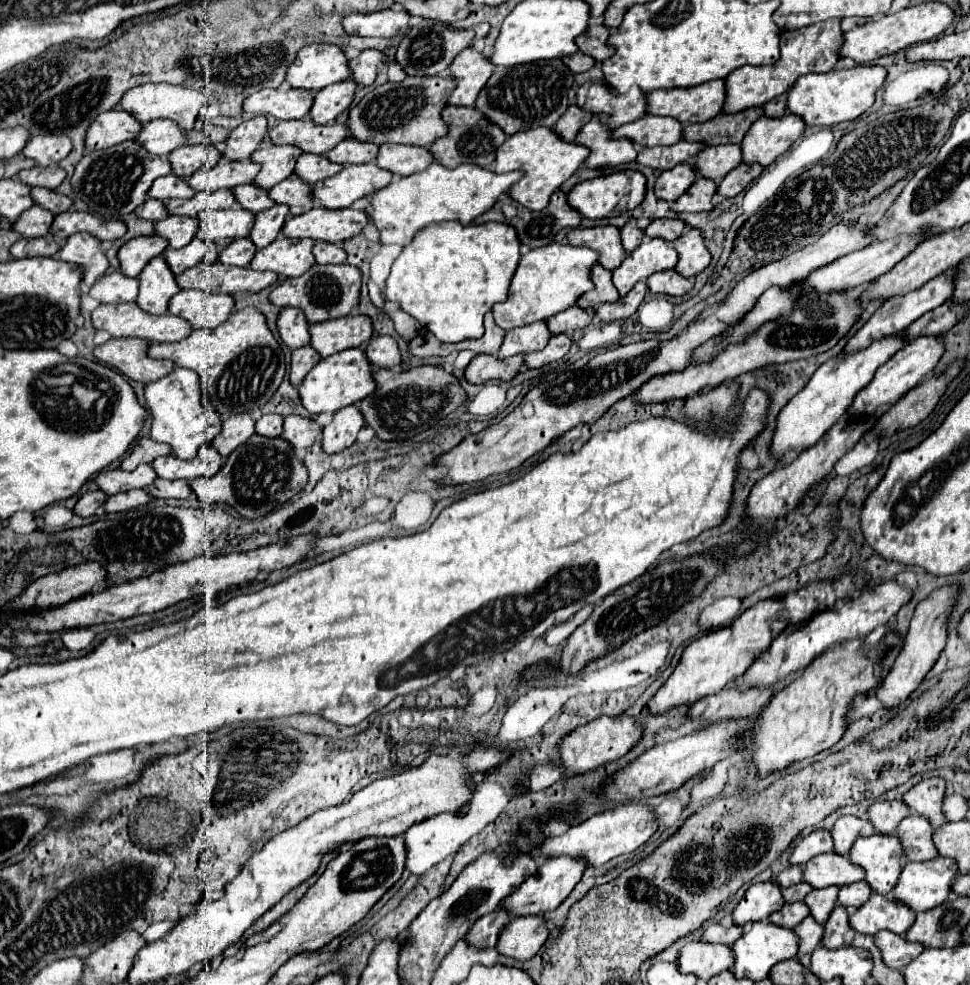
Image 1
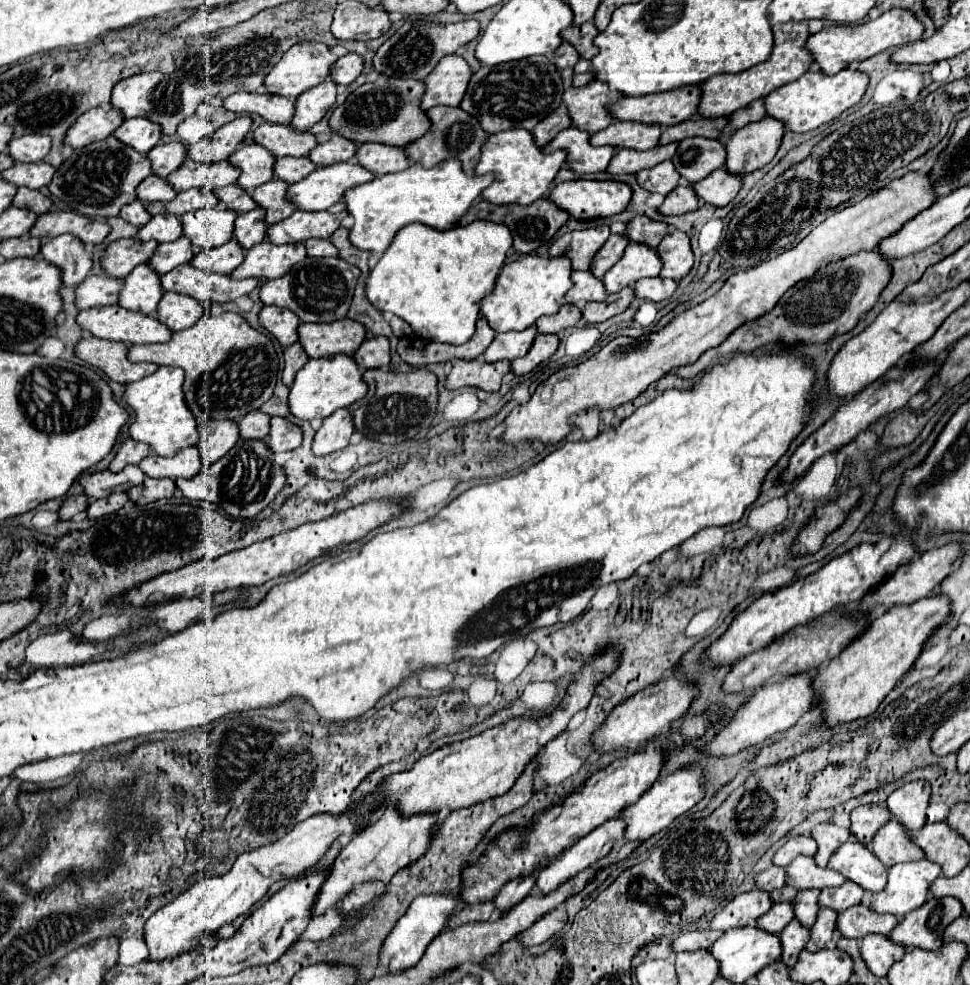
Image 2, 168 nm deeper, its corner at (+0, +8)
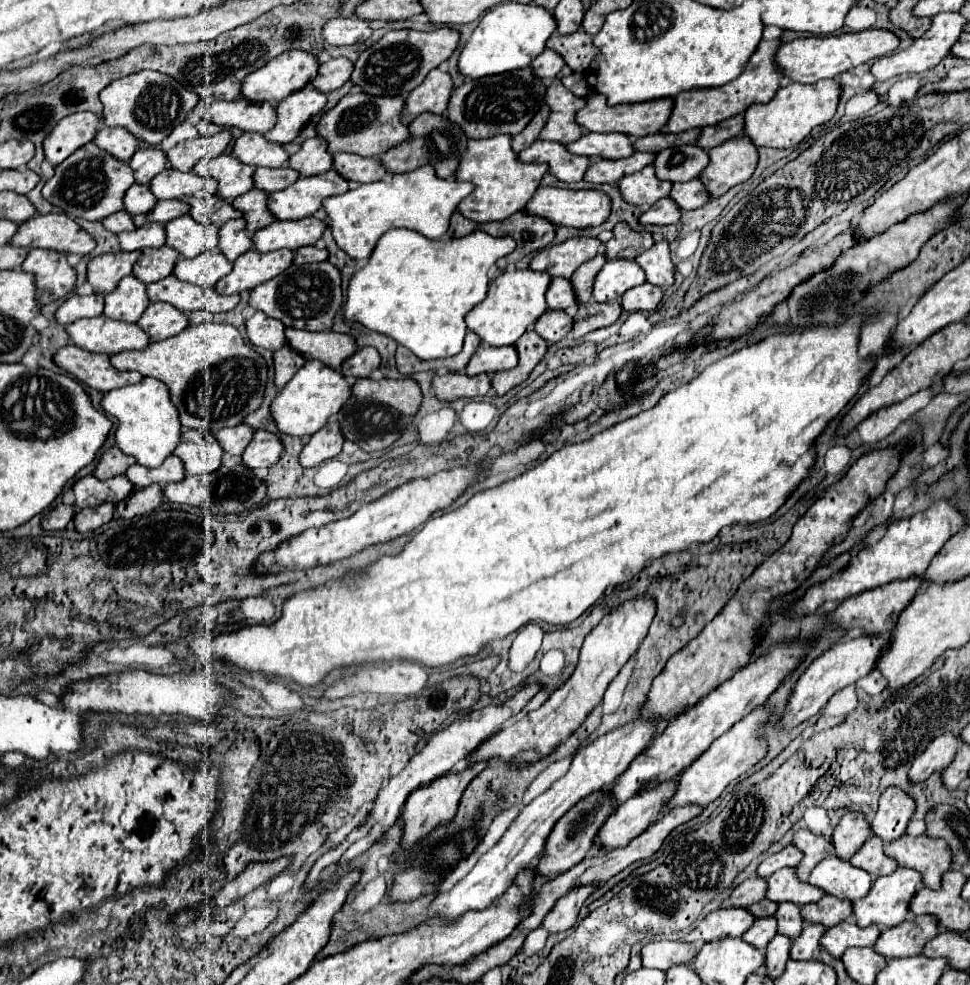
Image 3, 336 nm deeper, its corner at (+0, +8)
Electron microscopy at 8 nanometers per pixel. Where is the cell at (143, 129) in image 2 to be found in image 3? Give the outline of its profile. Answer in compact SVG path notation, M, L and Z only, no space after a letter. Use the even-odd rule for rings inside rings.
M102 127L92 143L96 143L102 151L106 151L118 161L128 161L138 147L136 137L132 137L132 133L120 127Z

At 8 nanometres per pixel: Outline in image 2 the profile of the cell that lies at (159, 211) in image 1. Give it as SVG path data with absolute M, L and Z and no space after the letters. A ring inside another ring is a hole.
M140 199L124 205L124 209L120 211L120 217L124 217L126 221L130 221L132 225L138 225L138 227L152 219L152 215L146 211L146 205Z

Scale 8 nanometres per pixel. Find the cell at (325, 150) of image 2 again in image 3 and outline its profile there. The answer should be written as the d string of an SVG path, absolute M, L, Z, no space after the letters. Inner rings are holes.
M312 137L300 145L298 153L290 155L288 167L298 171L302 177L312 177L332 167L332 155L324 149L324 141L320 141L320 137Z

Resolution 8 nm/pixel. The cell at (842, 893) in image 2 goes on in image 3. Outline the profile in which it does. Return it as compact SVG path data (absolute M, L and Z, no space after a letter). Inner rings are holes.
M822 897L818 903L804 905L800 915L808 923L820 923L824 929L830 929L852 915L852 909L848 909L848 905L850 903L840 901L840 897Z

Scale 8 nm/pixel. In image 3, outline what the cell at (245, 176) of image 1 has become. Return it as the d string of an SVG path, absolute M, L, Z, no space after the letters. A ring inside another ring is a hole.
M164 169L156 177L152 177L150 191L158 201L164 201L164 199L178 199L182 195L196 195L206 185L212 189L212 193L216 193L216 181L200 179L192 171L176 173L174 169Z

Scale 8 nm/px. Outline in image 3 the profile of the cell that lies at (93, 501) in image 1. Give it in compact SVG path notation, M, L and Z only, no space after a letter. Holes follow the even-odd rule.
M56 505L52 511L48 511L44 517L42 517L42 529L44 531L60 531L60 529L66 529L70 527L70 521L74 517L74 509L72 505Z

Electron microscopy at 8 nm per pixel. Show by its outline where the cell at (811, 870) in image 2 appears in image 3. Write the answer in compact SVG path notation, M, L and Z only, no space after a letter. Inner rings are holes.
M780 869L768 879L766 899L774 903L790 901L794 905L806 905L820 901L822 895L824 893L820 893L820 889L812 889L812 885L796 881L794 869Z

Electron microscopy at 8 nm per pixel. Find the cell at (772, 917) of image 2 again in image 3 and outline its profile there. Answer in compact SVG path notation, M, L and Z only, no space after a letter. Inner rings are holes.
M764 917L760 921L754 921L754 925L742 935L742 941L756 949L764 949L768 941L776 935L776 919L774 917Z

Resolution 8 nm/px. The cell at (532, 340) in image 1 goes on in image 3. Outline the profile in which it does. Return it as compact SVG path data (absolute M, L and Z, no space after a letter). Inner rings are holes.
M480 345L476 349L476 353L472 355L470 363L466 365L466 375L474 377L480 373L496 373L496 371L508 371L512 367L516 367L516 349L508 347L508 349L484 349L484 345Z

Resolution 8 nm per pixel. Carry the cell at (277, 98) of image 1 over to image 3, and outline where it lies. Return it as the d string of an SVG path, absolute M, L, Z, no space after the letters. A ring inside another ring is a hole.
M214 101L212 105L222 105L222 109L212 109L210 121L226 127L226 129L240 129L240 131L254 131L254 133L266 133L276 121L274 105L248 105L248 101Z

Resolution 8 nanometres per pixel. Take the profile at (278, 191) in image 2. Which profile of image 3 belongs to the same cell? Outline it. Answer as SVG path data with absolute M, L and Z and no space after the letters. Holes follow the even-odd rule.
M250 189L248 193L236 197L232 201L232 207L242 211L242 217L246 221L246 231L254 233L266 225L270 225L272 221L276 221L272 217L272 213L268 213L268 207L264 205L268 193L258 193L258 189Z

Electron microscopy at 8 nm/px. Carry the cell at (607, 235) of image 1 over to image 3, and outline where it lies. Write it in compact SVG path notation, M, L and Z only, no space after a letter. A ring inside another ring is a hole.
M572 237L560 245L552 245L536 253L536 257L530 261L530 269L568 279L582 263L596 257L600 247L602 243L596 237Z

